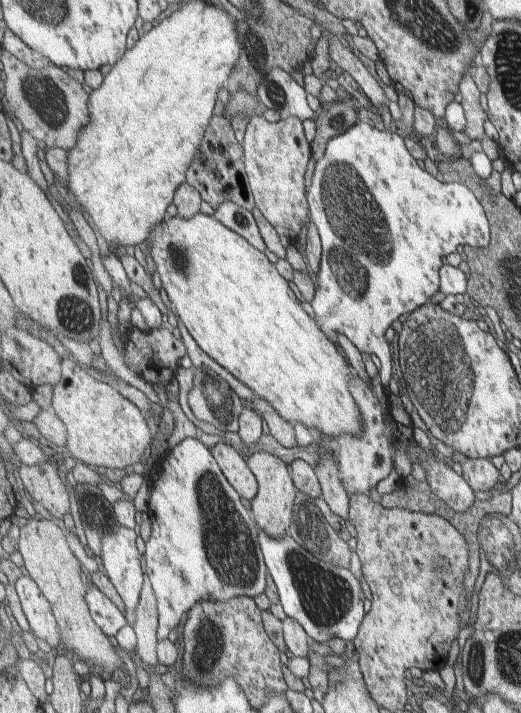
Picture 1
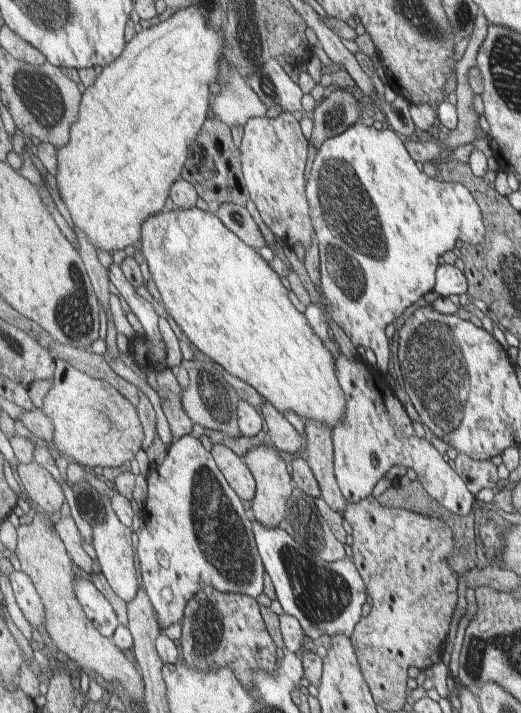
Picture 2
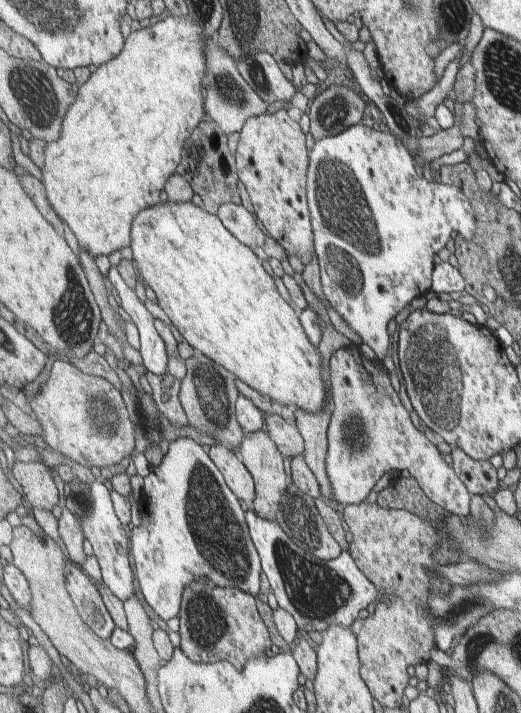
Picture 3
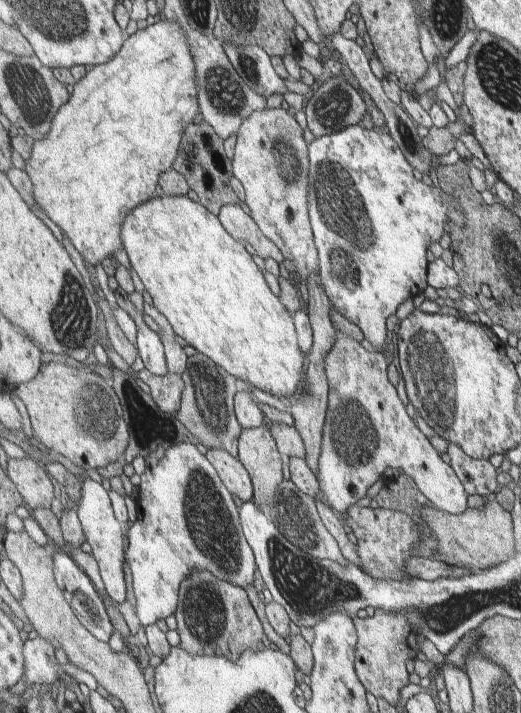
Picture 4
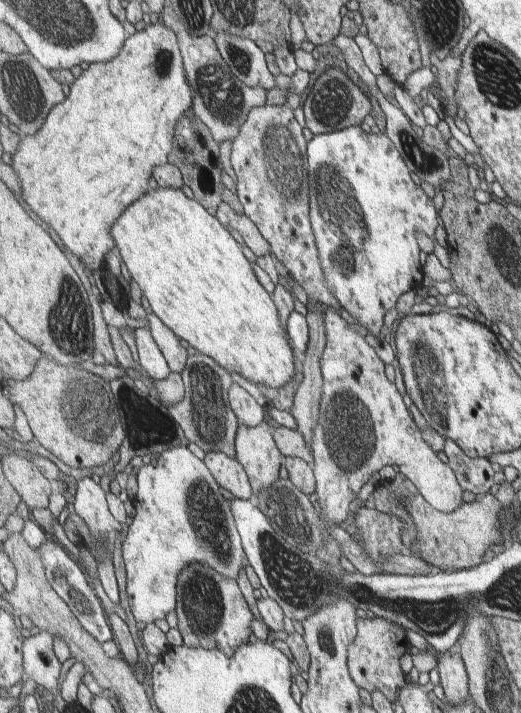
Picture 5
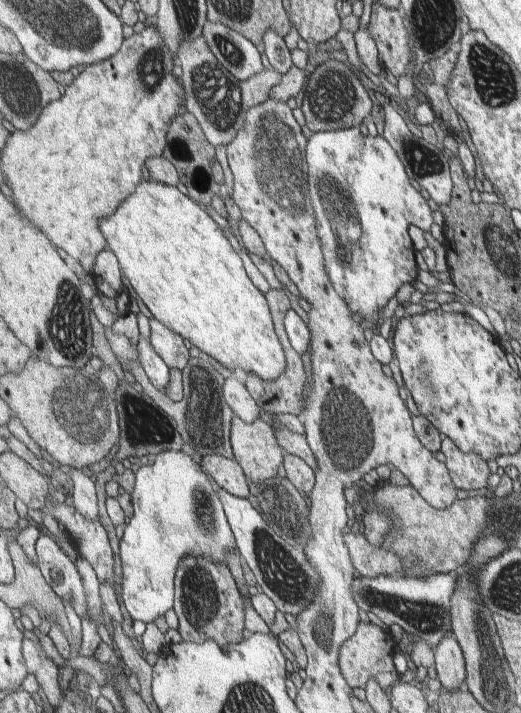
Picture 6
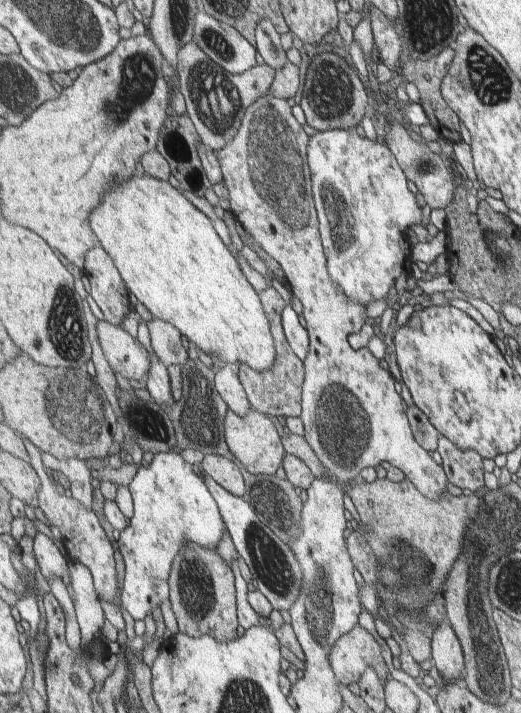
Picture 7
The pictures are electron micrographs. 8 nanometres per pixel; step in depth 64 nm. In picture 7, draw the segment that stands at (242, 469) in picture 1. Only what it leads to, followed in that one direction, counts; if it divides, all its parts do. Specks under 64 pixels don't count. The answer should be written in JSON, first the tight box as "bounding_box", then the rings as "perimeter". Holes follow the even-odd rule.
{"bounding_box":[202,454,245,497],"perimeter":[[[216,454],[204,455],[202,460],[203,472],[211,476],[220,486],[227,489],[233,495],[242,497],[245,490],[245,480],[241,468],[235,464],[235,461],[217,456]]]}

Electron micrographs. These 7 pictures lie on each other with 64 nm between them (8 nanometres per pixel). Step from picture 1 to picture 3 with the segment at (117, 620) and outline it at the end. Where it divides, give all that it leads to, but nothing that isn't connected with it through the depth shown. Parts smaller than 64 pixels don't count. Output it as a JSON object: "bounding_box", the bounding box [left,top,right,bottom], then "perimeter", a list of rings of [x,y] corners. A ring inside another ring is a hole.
{"bounding_box":[66,559,116,639],"perimeter":[[[71,559],[66,564],[66,588],[83,621],[103,639],[111,638],[116,625],[93,577]]]}

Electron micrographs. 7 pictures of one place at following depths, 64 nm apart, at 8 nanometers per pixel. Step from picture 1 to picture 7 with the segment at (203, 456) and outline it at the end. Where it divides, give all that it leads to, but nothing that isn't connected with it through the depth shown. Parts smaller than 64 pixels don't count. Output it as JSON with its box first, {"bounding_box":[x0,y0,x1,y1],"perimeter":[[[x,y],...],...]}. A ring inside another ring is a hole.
{"bounding_box":[118,451,226,621],"perimeter":[[[168,451],[164,454],[157,454],[154,462],[150,463],[147,468],[139,467],[128,487],[134,502],[134,516],[130,519],[129,528],[121,532],[118,541],[125,565],[122,606],[135,621],[143,621],[143,618],[148,618],[165,598],[170,601],[168,581],[173,560],[179,552],[185,547],[188,548],[189,543],[215,549],[225,534],[226,525],[220,514],[219,504],[205,485],[203,475],[194,474],[189,460],[185,460],[185,456],[179,456],[177,452]]]}

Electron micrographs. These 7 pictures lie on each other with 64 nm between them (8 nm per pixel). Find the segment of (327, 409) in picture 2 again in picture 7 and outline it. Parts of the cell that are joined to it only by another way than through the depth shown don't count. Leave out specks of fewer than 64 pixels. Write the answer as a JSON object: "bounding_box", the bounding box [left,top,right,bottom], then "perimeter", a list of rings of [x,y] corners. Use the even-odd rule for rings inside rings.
{"bounding_box":[88,172,279,372],"perimeter":[[[146,172],[142,176],[136,175],[124,183],[117,183],[112,191],[105,191],[96,210],[88,217],[93,232],[109,252],[133,300],[142,303],[156,319],[173,324],[201,351],[219,356],[222,364],[244,363],[258,372],[271,370],[276,366],[279,354],[263,301],[247,282],[243,267],[219,238],[209,217],[199,212],[169,182]]]}

